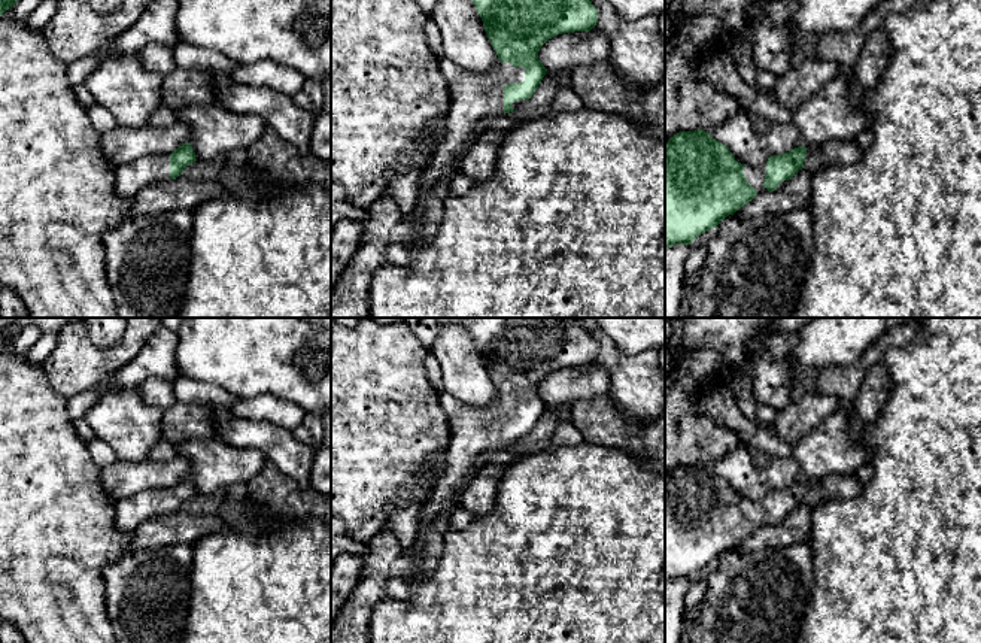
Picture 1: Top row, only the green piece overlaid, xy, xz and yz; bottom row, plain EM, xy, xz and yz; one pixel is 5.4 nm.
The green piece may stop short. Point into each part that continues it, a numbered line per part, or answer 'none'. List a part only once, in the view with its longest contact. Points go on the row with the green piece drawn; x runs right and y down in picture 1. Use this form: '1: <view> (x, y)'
1: xz (473, 96)

